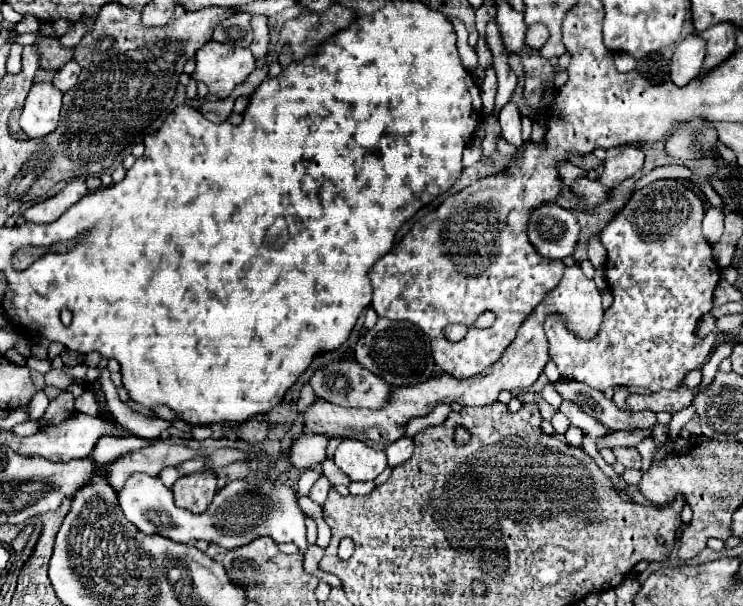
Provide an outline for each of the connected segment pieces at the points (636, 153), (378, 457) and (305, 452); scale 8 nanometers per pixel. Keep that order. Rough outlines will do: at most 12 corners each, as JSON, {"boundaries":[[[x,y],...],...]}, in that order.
{"boundaries":[[[638,146],[608,150],[598,182],[616,188],[644,164]],[[346,438],[336,466],[352,480],[374,480],[386,466],[384,452]],[[304,430],[286,452],[296,468],[326,458],[330,438]]]}

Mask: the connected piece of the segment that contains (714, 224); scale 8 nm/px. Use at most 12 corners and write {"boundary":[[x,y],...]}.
{"boundary":[[710,206],[702,234],[710,244],[724,232],[724,210]]}

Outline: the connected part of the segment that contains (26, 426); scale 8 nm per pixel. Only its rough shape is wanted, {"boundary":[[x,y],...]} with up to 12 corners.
{"boundary":[[26,421],[12,428],[14,434],[28,437],[40,429],[38,422]]}

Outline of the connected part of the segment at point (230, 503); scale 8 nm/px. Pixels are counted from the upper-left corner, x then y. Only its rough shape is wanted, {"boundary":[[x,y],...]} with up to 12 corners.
{"boundary":[[158,478],[118,492],[144,534],[240,548],[258,538],[306,550],[306,514],[288,484],[228,482],[206,512],[176,506]]}

